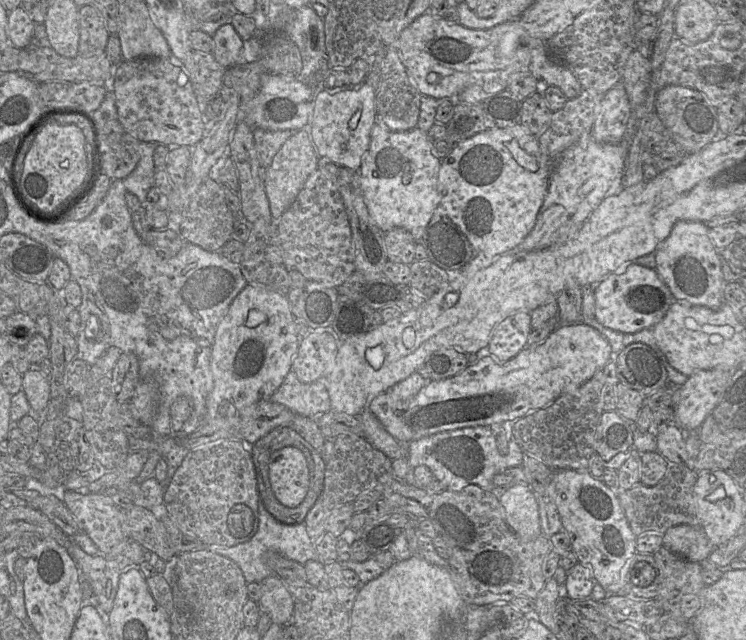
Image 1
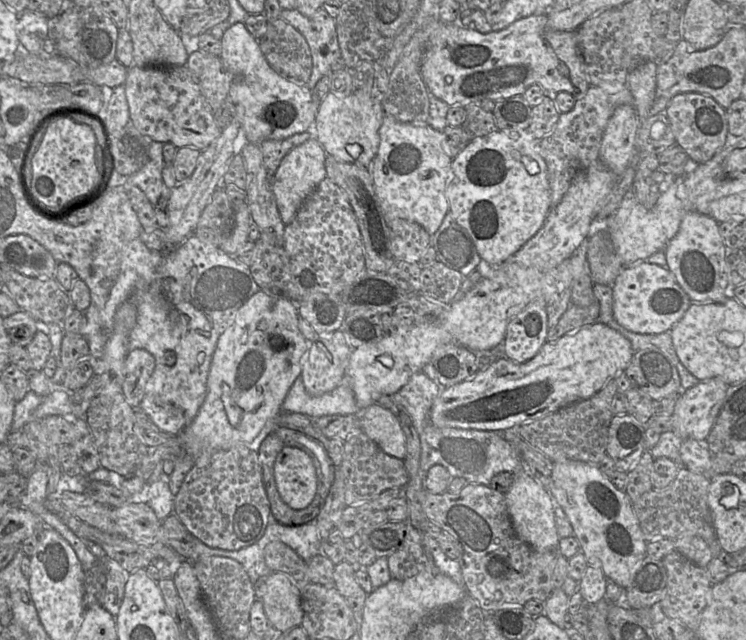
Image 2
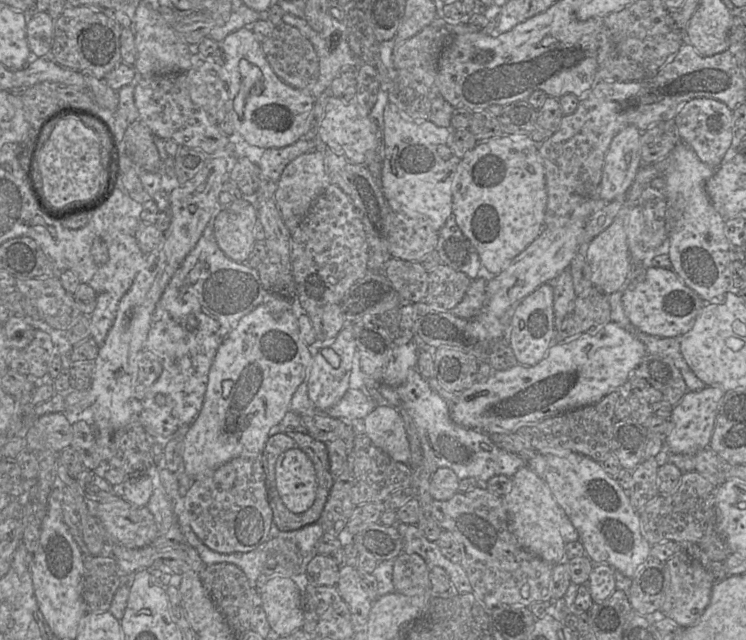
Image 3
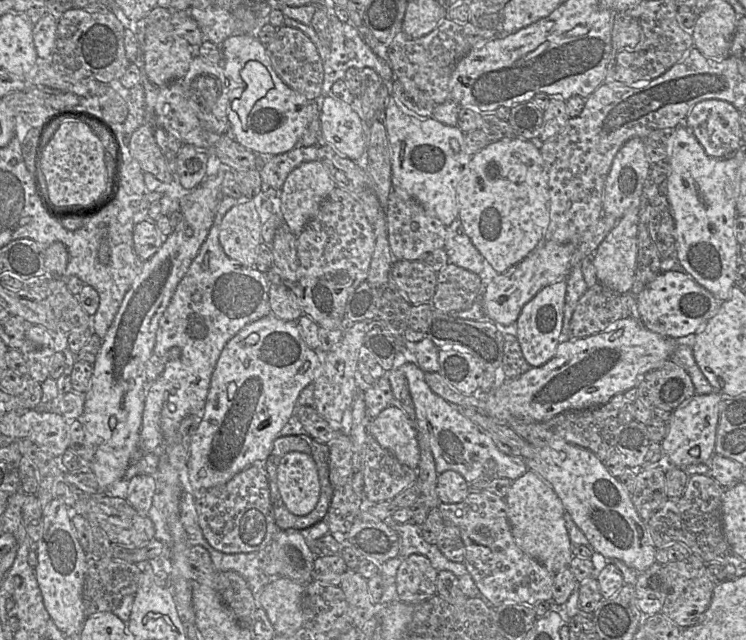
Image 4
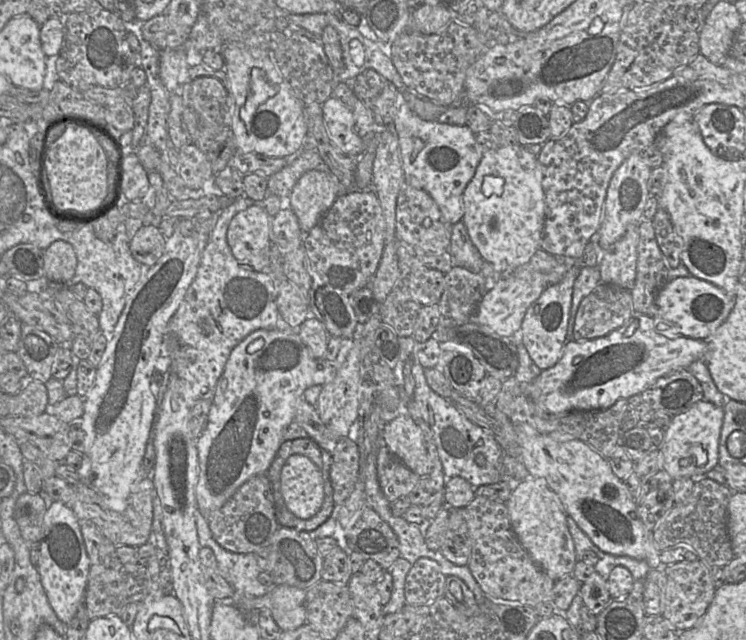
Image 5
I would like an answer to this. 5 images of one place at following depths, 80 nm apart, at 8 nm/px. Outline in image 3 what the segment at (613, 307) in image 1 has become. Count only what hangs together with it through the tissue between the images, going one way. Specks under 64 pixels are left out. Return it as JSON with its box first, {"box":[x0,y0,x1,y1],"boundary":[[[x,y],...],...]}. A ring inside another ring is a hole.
{"box":[622,265,707,337],"boundary":[[[633,265],[633,276],[634,279],[631,279],[622,290],[622,304],[629,321],[645,334],[657,337],[680,337],[692,328],[701,309],[707,304],[671,268],[648,266],[635,275]]]}

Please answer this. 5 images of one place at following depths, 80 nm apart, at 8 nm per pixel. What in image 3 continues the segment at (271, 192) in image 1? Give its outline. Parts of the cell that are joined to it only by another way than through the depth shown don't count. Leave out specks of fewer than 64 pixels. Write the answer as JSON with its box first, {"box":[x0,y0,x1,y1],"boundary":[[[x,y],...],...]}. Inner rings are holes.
{"box":[274,151,330,230],"boundary":[[[321,151],[301,154],[286,165],[277,182],[274,200],[289,230],[294,230],[301,223],[314,200],[330,183],[324,155]]]}

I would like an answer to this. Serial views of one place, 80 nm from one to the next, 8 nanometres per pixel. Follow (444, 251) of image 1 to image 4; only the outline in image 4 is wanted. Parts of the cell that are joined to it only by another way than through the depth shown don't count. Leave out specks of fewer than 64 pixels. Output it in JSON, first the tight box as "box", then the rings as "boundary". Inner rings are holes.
{"box":[444,218,486,275],"boundary":[[[458,218],[447,226],[444,250],[451,264],[477,275],[486,269],[486,260],[471,242]]]}

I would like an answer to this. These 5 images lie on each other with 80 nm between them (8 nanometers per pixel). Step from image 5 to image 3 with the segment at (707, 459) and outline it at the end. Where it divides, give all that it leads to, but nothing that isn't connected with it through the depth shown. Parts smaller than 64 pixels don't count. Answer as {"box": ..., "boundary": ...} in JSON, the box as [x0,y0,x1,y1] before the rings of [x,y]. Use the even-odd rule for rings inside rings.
{"box":[664,385,725,455],"boundary":[[[706,385],[701,390],[688,391],[674,406],[671,416],[672,430],[664,441],[671,452],[694,455],[702,449],[709,448],[719,405],[725,392],[720,387]]]}

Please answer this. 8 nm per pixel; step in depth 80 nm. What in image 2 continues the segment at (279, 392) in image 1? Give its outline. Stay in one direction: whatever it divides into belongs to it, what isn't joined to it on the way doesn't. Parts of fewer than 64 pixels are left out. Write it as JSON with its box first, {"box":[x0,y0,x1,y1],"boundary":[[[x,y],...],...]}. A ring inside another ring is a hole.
{"box":[282,376,361,419],"boundary":[[[300,376],[296,378],[289,389],[282,403],[282,412],[301,413],[311,419],[328,415],[358,415],[358,418],[360,419],[361,413],[358,410],[354,394],[348,381],[344,381],[340,386],[328,393],[320,396],[313,396],[307,392],[304,382]]]}

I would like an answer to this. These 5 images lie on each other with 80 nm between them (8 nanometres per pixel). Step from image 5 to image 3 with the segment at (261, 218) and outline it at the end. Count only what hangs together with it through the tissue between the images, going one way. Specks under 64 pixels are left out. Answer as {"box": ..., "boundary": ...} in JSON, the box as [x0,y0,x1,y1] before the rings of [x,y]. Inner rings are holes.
{"box":[214,199,256,263],"boundary":[[[240,199],[222,207],[214,222],[216,242],[230,259],[246,263],[256,243],[256,205],[249,200]]]}

